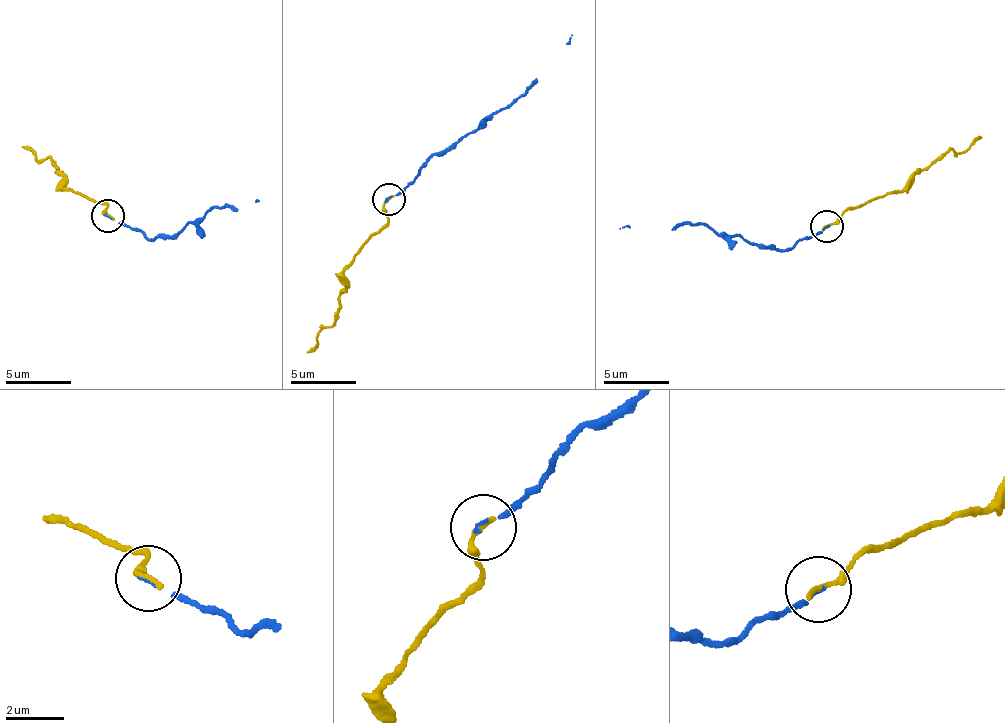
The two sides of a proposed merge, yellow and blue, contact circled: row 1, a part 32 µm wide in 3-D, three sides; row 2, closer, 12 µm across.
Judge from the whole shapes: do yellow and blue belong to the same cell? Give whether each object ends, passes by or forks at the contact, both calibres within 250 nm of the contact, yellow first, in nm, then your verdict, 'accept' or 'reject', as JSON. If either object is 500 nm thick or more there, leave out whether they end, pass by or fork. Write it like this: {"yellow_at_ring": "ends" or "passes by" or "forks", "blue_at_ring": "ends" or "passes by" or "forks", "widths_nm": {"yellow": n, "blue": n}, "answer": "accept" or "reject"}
{"yellow_at_ring": "ends", "blue_at_ring": "ends", "widths_nm": {"yellow": 200, "blue": 80}, "answer": "accept"}

